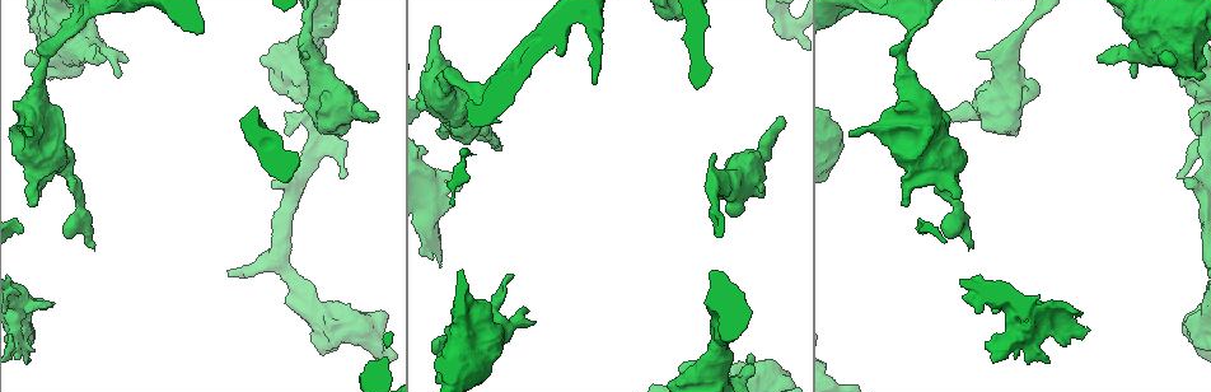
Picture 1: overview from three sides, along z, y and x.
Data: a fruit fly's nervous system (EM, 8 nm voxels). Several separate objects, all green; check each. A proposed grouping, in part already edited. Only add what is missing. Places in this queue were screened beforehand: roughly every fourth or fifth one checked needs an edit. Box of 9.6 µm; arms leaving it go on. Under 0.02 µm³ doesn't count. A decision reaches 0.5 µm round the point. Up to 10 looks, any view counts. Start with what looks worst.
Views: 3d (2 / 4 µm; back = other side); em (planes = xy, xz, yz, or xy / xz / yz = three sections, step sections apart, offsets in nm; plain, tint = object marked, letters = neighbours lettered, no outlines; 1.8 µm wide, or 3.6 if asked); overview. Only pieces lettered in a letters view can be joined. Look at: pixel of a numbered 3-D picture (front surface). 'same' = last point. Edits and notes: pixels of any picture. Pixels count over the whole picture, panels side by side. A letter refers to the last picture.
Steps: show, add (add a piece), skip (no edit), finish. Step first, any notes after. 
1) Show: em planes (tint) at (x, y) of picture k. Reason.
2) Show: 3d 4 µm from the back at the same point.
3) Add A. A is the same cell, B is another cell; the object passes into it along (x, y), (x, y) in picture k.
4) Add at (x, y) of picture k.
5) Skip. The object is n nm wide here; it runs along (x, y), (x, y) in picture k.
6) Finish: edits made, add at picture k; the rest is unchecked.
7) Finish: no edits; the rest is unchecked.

Show: 3d 2 µm at (376, 114) of picture 1. An open end.

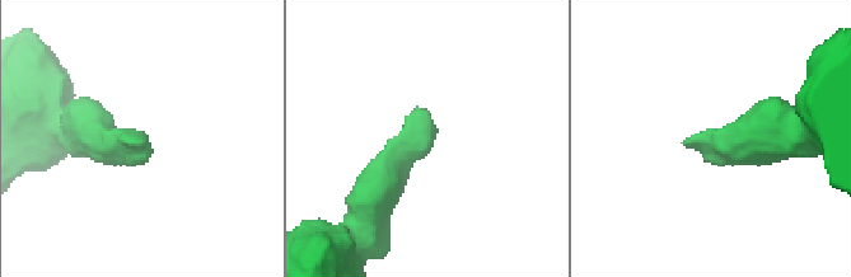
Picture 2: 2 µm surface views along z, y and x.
Show: em xy step 16 (tint) at (686, 146) of picture 2. Shape alone is not enough.

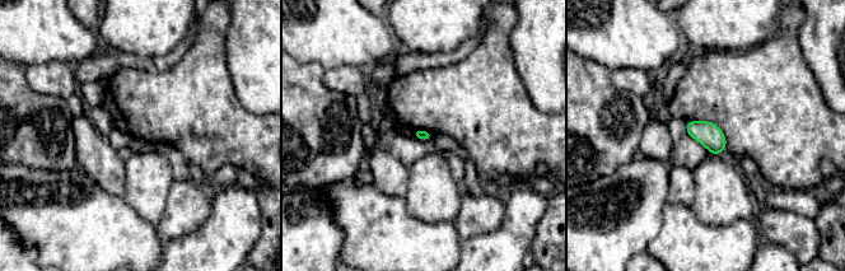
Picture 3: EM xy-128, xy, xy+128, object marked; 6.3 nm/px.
Show: em planes (letters) at the same point. Another direction.

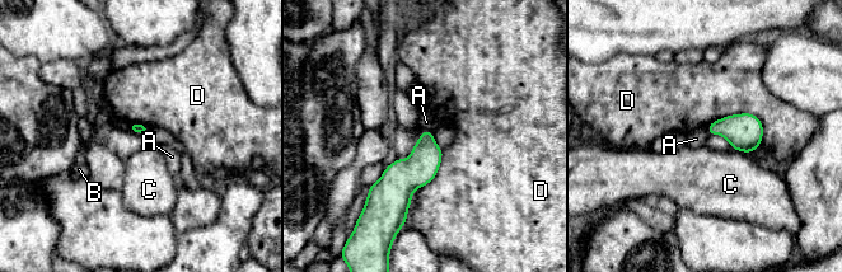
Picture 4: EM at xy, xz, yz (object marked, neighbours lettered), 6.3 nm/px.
Skip. A, B, C and D are other cells; a border runs along (422, 130), (431, 132) in picture 4; none of them fits.

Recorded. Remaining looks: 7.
Show: 3d 2 µm at (25, 356) of picture 1.

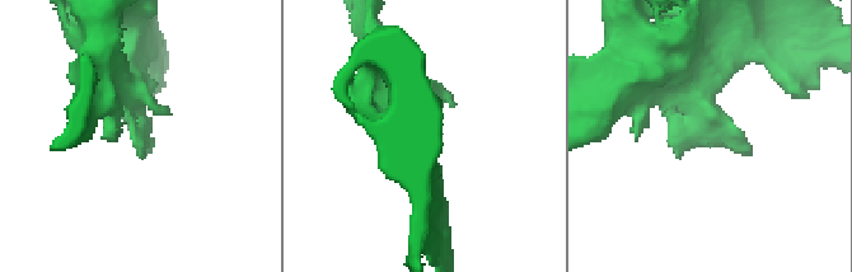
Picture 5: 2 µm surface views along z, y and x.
Show: em planes (tint) at (703, 131) of picture 5. Shape alone is not enough.

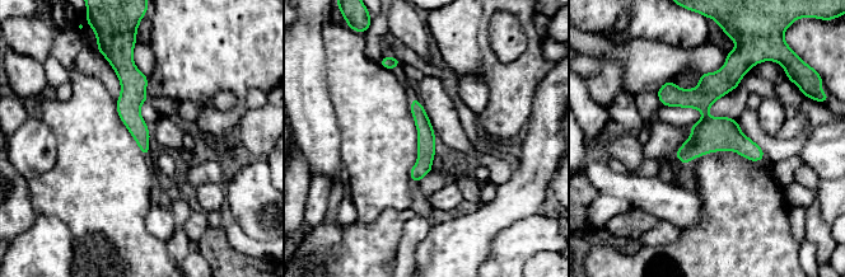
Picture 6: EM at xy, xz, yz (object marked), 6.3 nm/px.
Show: em planes (letters) at the same point. What lies round it.

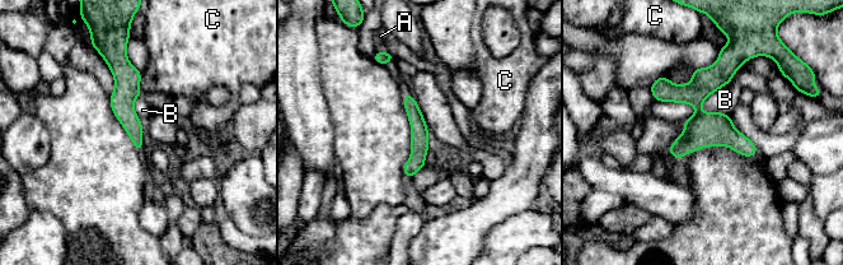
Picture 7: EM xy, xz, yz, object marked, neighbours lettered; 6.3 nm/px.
Skip. A, B and C are other cells; none of them fits.

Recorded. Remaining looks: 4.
Show: em planes (plain) at (739, 215) of picture 1. An open end.

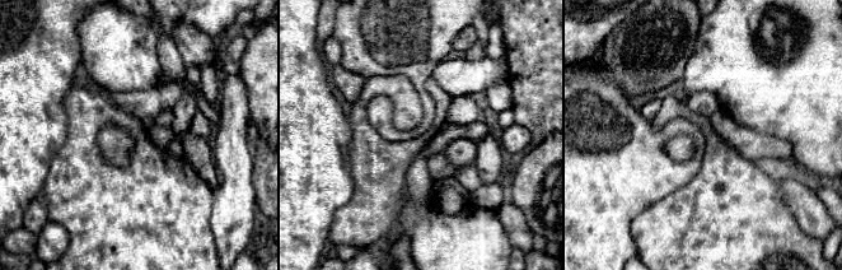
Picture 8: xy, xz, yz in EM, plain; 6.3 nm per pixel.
Show: em planes (letters) at the same point. See the neighbours.

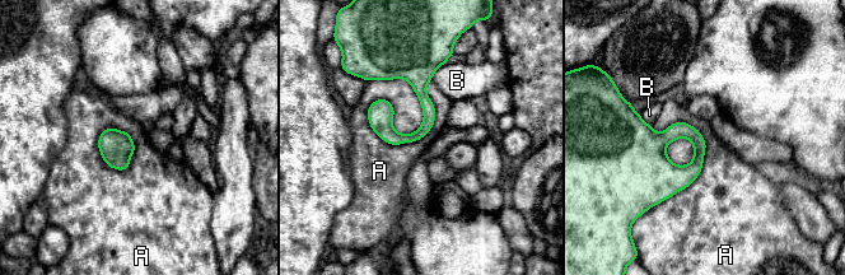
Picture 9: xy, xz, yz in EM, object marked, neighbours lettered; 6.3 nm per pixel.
Skip. A and B are other cells; none of them fits.

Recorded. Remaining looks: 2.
Show: 3d 2 µm at (849, 135) of picture 1.

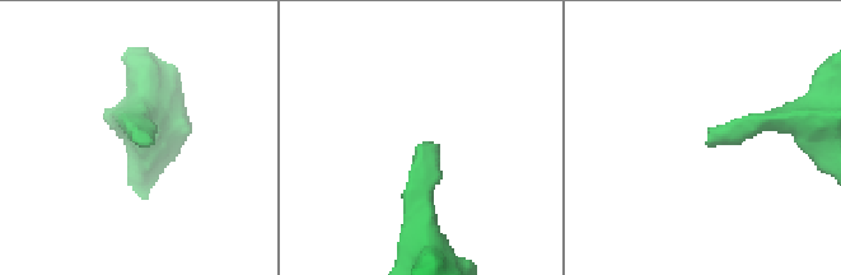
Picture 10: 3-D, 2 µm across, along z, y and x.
Show: em xz step 4 (letters) at (434, 146) of picture 10.

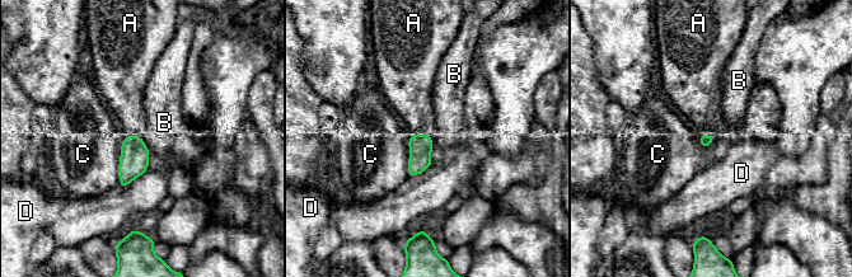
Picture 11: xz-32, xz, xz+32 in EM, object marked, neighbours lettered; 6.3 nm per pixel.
Add A. A is the same cell, B, C and D are other cells; it goes on there.

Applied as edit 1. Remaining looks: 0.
Finish: edits made, add at picture 11; the rest is unchecked.

